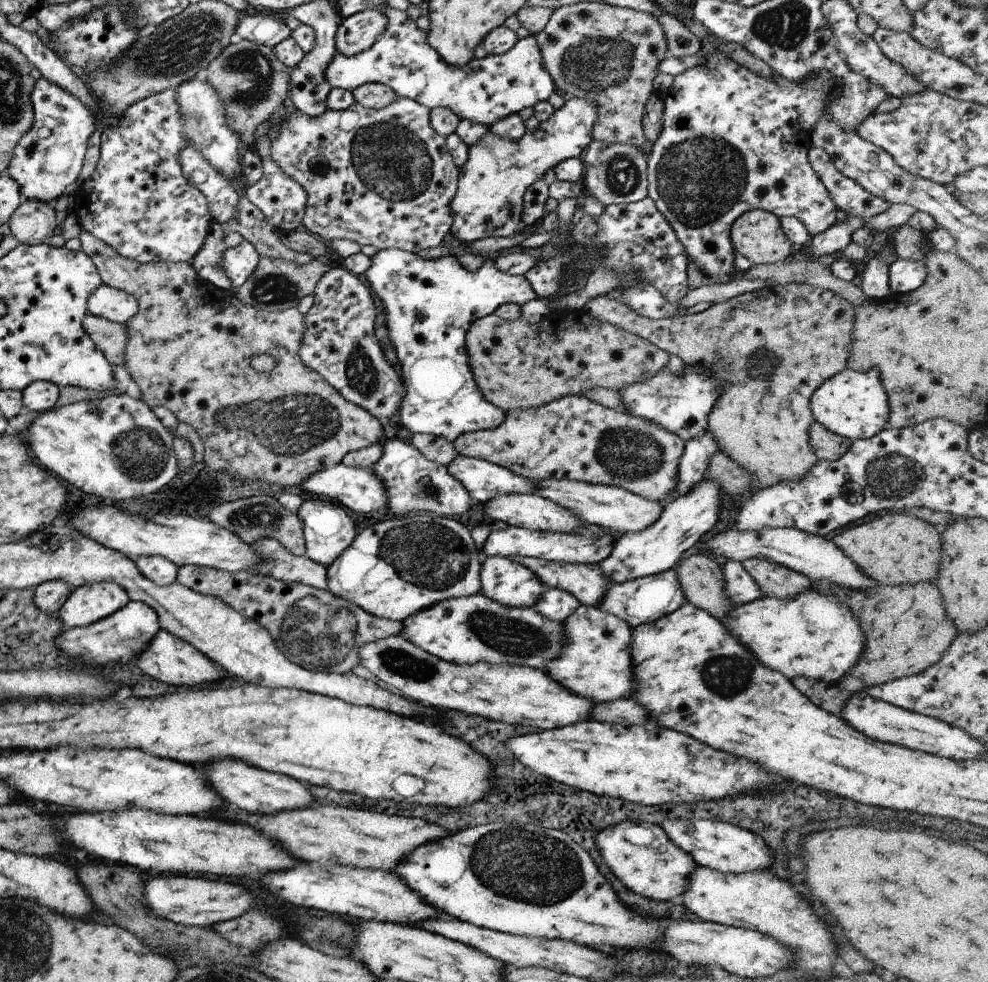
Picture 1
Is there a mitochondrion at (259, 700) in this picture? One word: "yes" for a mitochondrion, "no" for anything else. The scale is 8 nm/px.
no

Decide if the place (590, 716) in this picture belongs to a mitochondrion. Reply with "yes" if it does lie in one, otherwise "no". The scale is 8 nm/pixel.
no

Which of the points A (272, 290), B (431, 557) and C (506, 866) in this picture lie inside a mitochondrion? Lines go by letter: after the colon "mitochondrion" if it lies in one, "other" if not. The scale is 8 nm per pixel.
A: mitochondrion
B: mitochondrion
C: mitochondrion

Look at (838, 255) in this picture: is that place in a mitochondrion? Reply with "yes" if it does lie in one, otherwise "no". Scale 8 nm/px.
no

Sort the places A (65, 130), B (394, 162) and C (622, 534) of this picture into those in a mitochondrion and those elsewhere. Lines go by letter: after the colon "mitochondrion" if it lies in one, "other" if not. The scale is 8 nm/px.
A: other
B: mitochondrion
C: other

